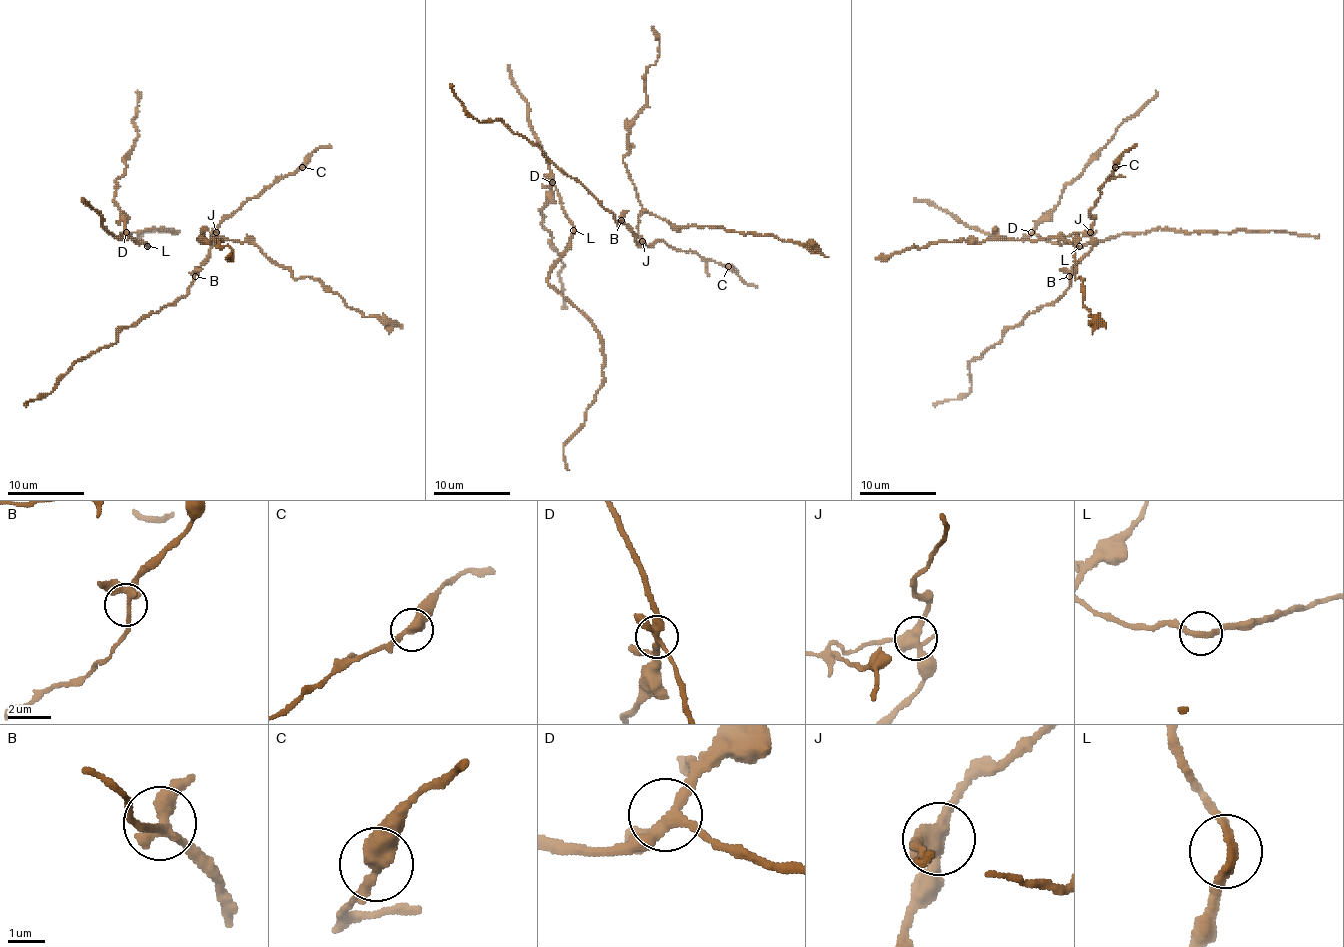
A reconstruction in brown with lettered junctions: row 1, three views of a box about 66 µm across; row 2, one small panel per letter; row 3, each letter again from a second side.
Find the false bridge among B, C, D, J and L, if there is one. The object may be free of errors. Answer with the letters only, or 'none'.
J

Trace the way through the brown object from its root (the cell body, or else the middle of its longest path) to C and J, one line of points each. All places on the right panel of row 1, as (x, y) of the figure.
C: (1071, 273), (1092, 246), (1094, 221), (1090, 209), (1115, 167)
J: (1071, 273), (1092, 246), (1090, 232)

